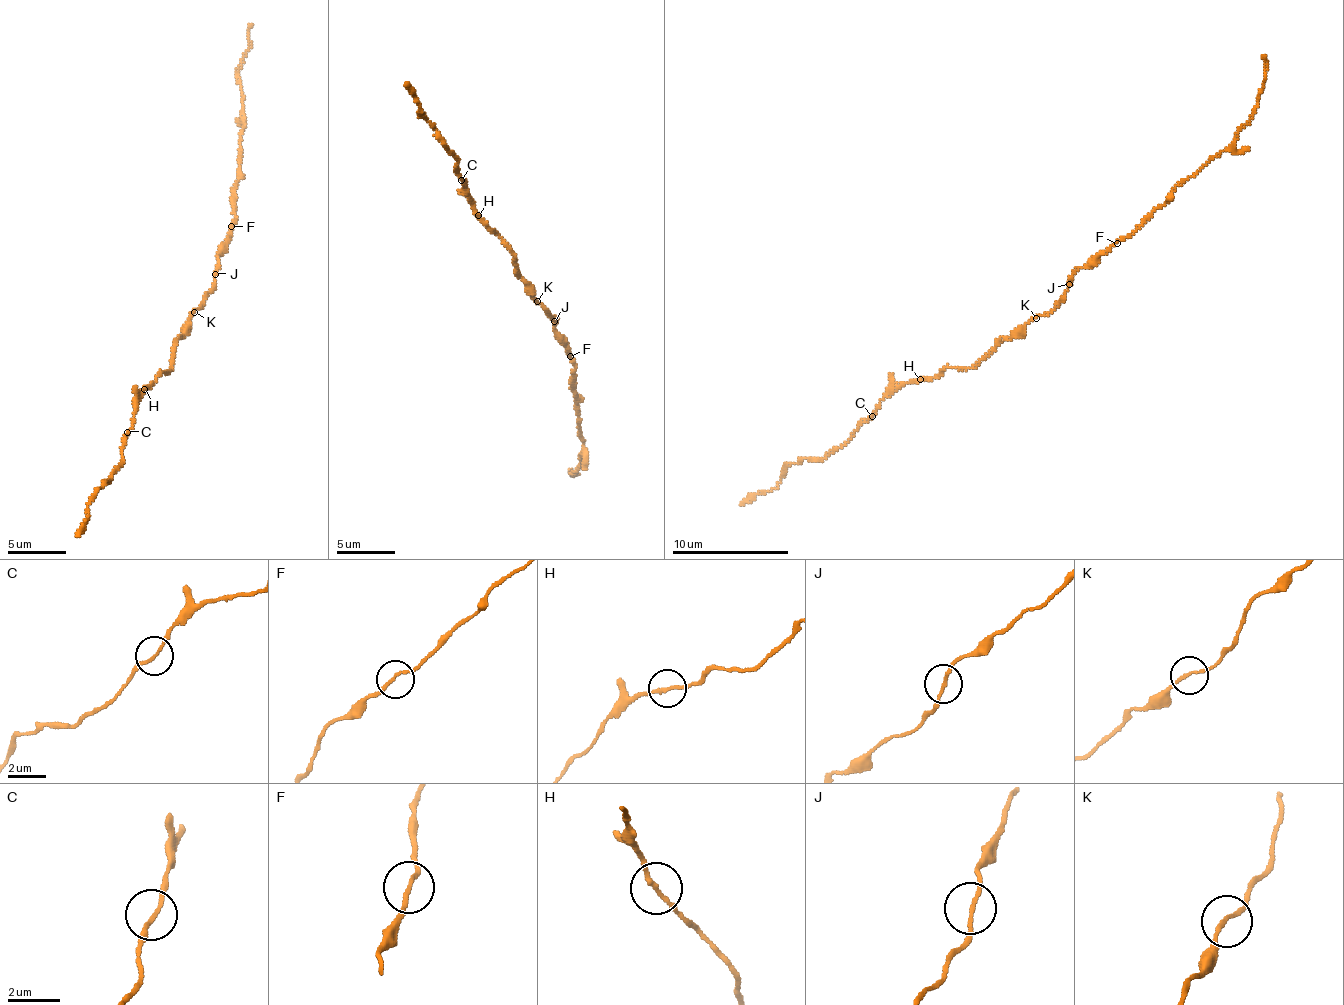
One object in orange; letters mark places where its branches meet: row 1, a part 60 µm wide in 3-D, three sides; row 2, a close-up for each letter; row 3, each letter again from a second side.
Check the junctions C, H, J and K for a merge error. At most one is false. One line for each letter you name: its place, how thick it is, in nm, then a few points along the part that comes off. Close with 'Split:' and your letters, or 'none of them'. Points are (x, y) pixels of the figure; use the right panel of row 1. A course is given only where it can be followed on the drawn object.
Split: none of them

